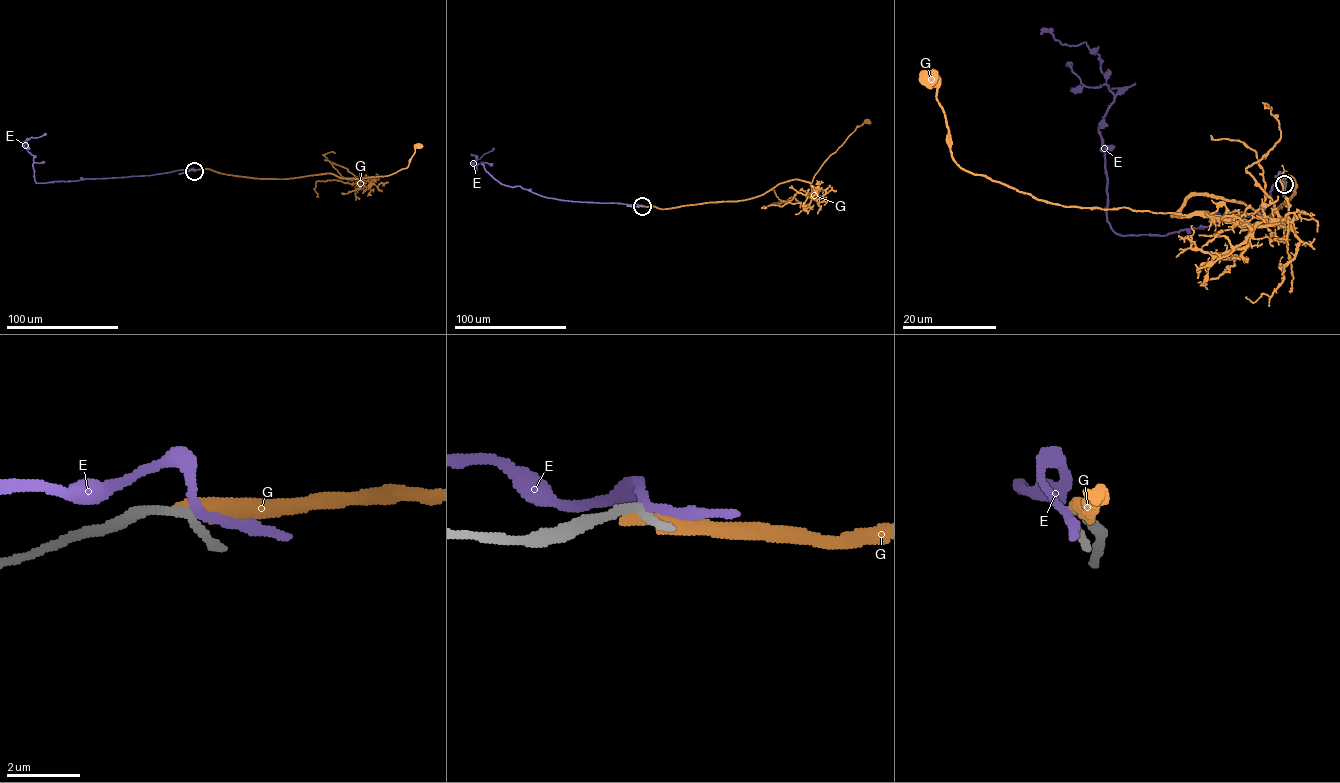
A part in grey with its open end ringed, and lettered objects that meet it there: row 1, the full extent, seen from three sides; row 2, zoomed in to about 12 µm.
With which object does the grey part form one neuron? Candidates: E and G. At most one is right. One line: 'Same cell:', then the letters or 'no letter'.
Same cell: no letter

